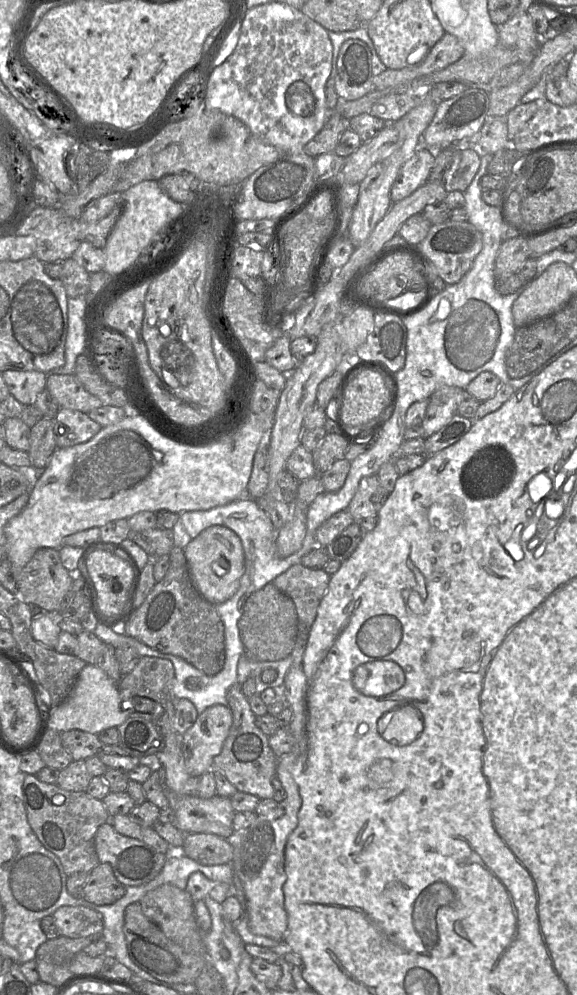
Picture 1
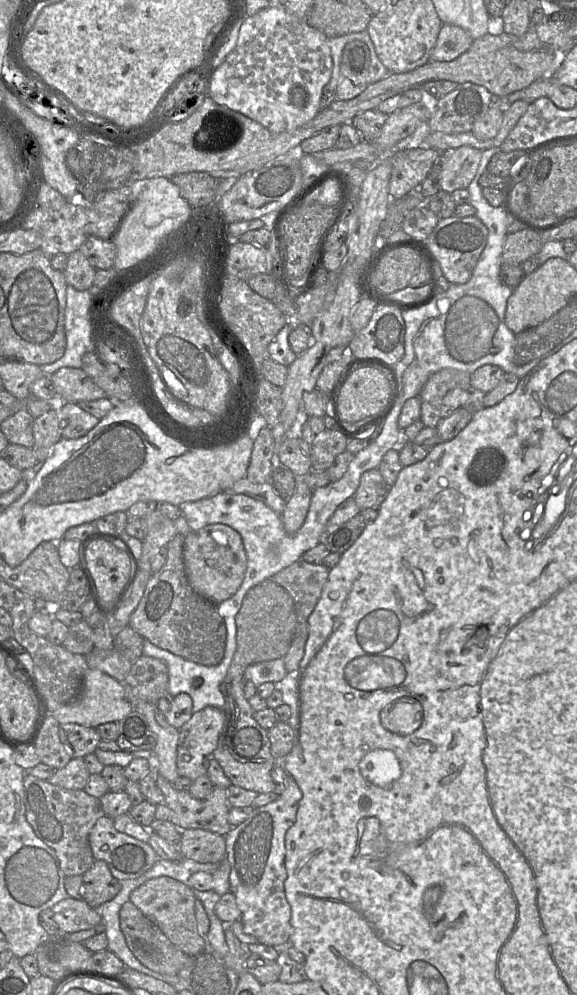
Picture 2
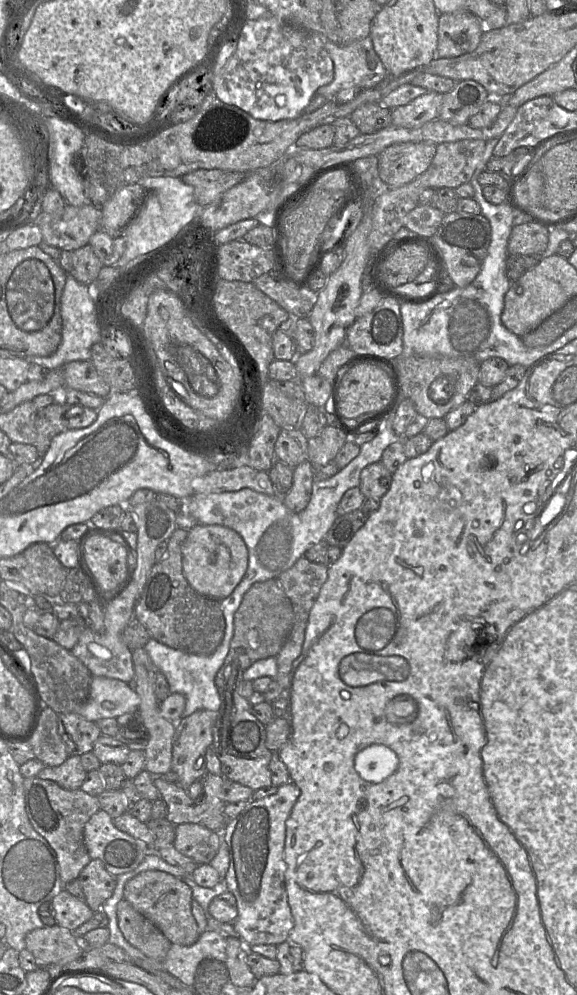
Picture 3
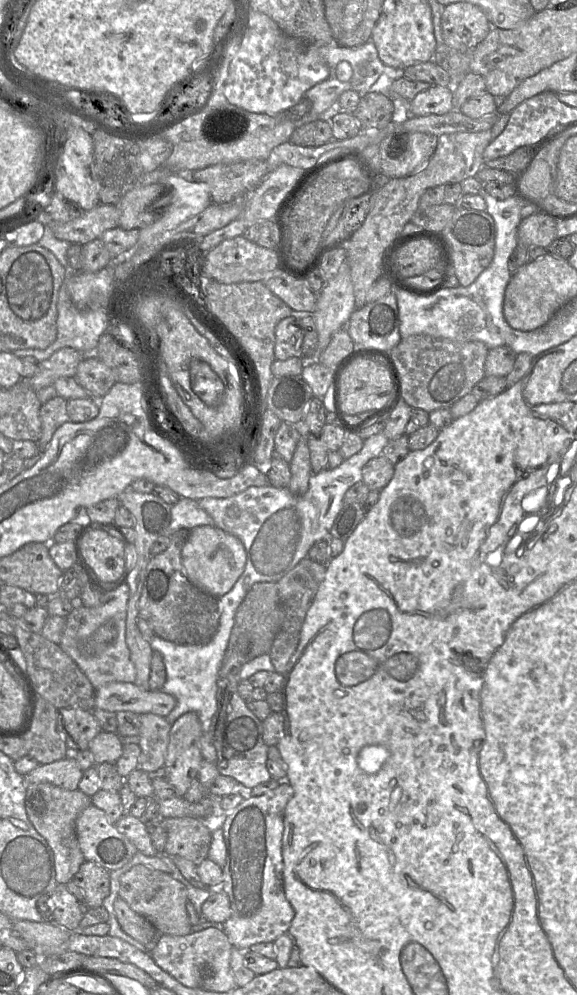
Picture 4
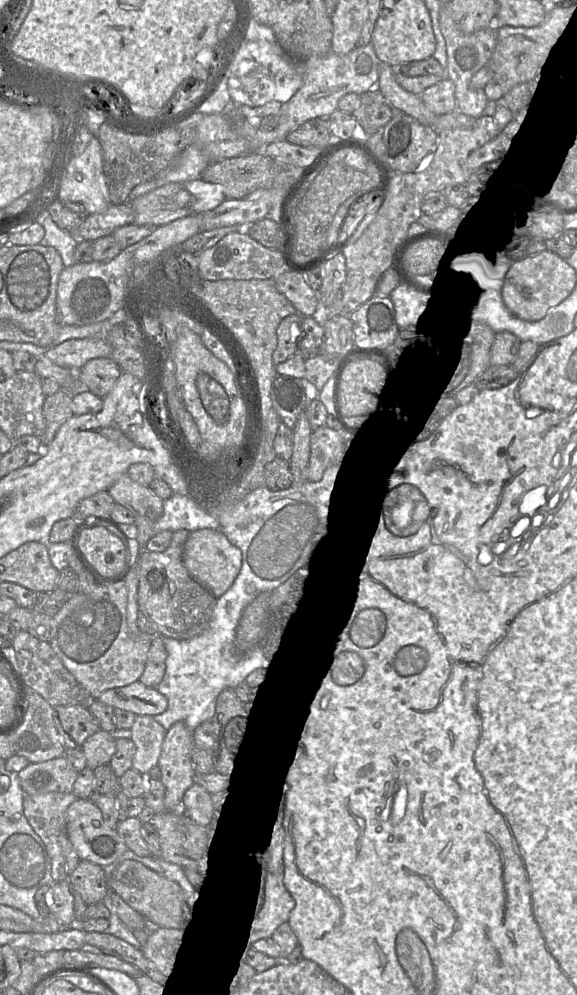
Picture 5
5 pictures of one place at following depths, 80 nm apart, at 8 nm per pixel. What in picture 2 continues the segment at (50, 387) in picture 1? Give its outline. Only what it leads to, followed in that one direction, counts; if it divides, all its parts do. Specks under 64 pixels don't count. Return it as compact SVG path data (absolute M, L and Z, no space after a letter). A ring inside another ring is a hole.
M62 367L51 375L55 392L66 402L106 398L106 393L98 387L81 368Z

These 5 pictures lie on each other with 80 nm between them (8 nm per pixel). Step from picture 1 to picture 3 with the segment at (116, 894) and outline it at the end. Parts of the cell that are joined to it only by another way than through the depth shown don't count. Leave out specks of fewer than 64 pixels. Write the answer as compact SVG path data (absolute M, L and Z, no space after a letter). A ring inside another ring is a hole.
M91 860L81 871L78 880L81 883L84 900L94 912L101 910L116 887L116 877L110 874L100 860Z

